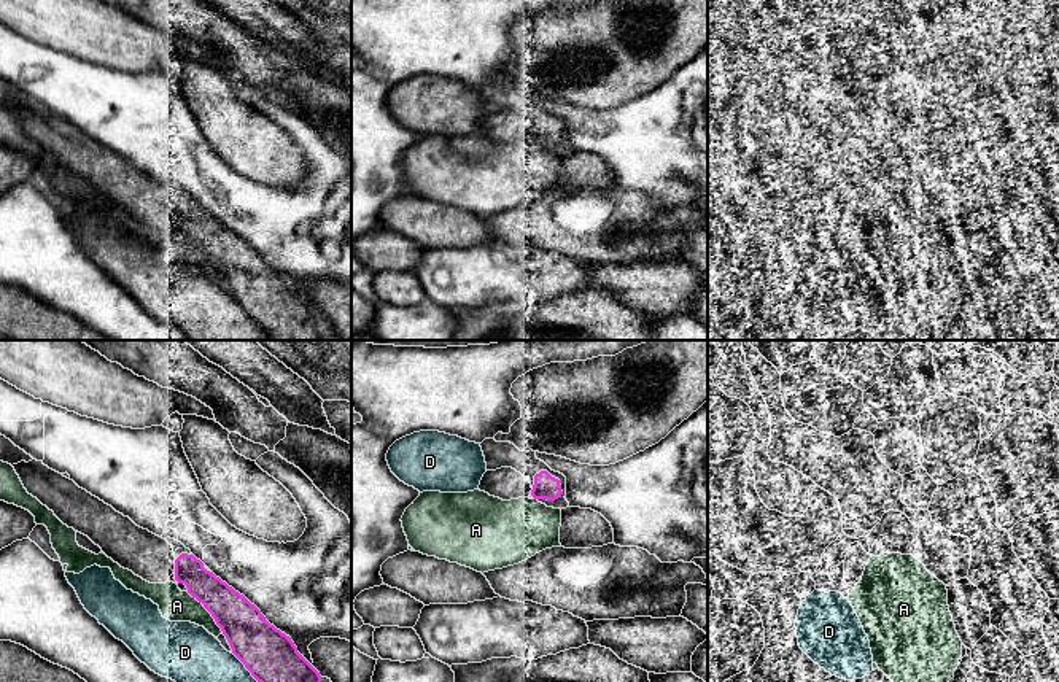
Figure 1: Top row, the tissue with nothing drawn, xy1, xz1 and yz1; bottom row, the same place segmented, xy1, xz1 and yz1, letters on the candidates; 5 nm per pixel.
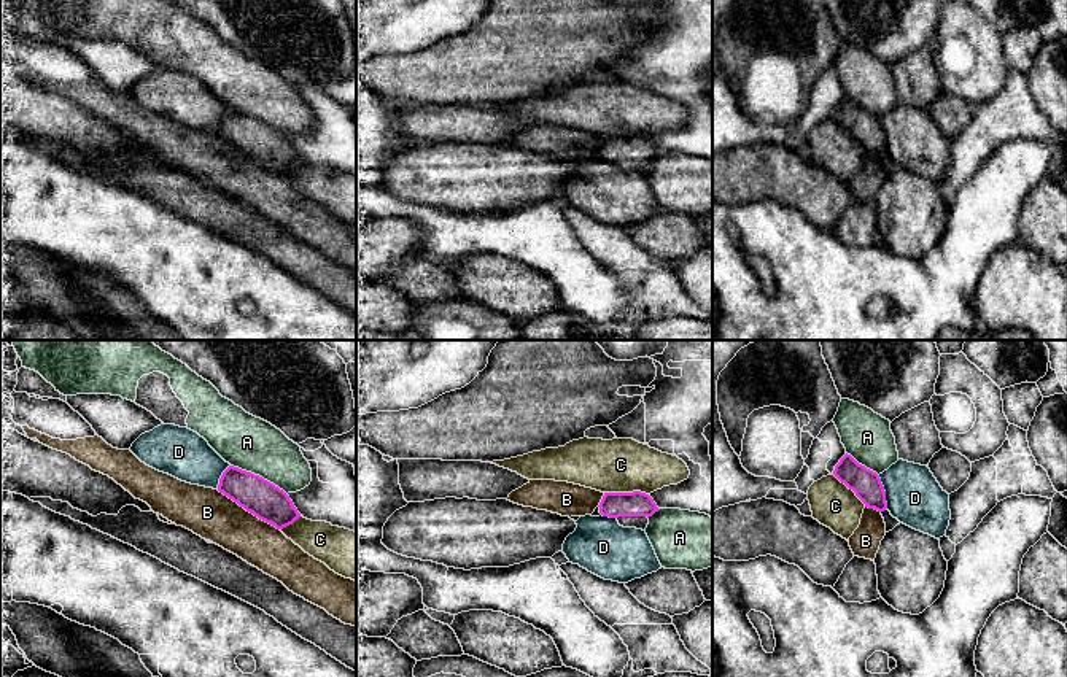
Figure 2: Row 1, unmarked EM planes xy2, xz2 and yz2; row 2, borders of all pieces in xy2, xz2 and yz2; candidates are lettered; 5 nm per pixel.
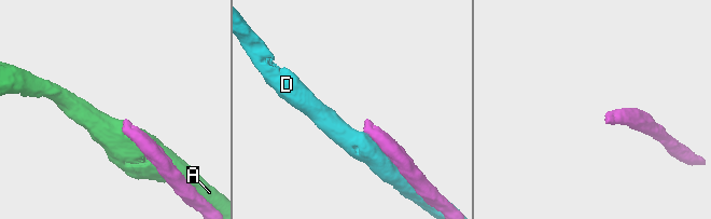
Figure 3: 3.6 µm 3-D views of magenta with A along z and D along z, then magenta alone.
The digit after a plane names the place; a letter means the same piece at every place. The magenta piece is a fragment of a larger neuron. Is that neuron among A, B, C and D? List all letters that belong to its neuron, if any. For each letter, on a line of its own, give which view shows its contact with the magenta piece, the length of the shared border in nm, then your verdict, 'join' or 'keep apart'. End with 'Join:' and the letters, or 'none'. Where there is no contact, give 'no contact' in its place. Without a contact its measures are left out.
A: contact in xy2; length 320 nm; keep apart
B: contact in xy2; length 380 nm; keep apart
C: contact in xz2; length 220 nm; keep apart
D: contact in yz2; length 180 nm; keep apart
Join: none

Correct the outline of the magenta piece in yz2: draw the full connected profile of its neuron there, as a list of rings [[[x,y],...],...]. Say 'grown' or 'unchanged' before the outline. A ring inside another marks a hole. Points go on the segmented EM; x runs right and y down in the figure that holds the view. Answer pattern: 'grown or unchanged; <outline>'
unchanged; [[[844,455],[835,466],[833,475],[844,483],[868,509],[884,512],[887,509],[886,491],[876,472],[859,464],[851,455]]]

